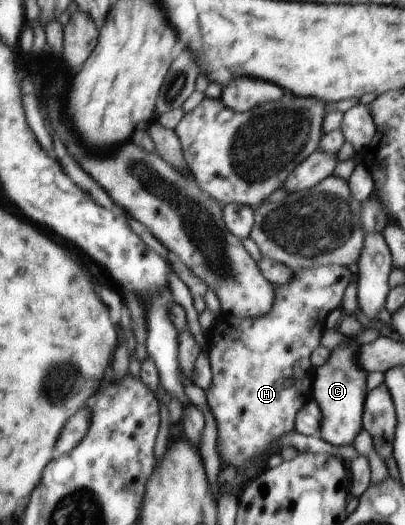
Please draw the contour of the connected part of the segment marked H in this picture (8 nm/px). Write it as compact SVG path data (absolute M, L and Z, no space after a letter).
M329 265L314 268L300 268L292 271L287 284L275 287L274 303L270 312L255 319L224 315L229 331L208 333L211 347L204 351L208 357L211 379L205 393L205 400L216 426L215 450L225 466L232 466L237 472L244 472L256 464L267 450L272 450L277 440L292 432L294 415L307 401L310 401L310 381L300 381L302 373L310 371L310 353L314 353L322 335L322 325L328 311L342 308L344 289L353 271L346 266Z

